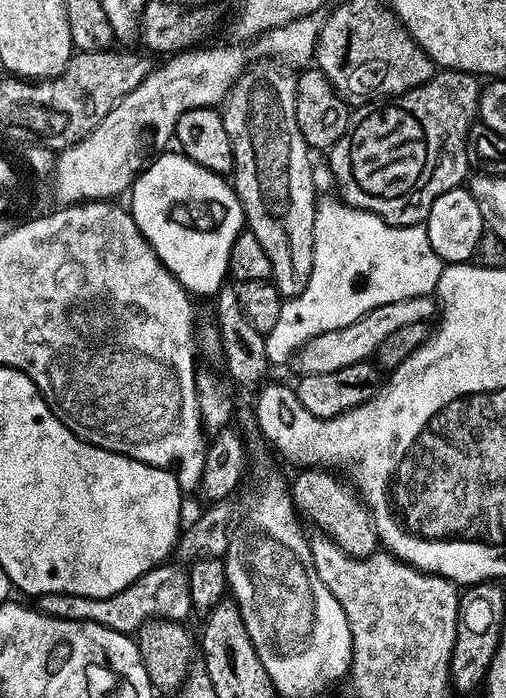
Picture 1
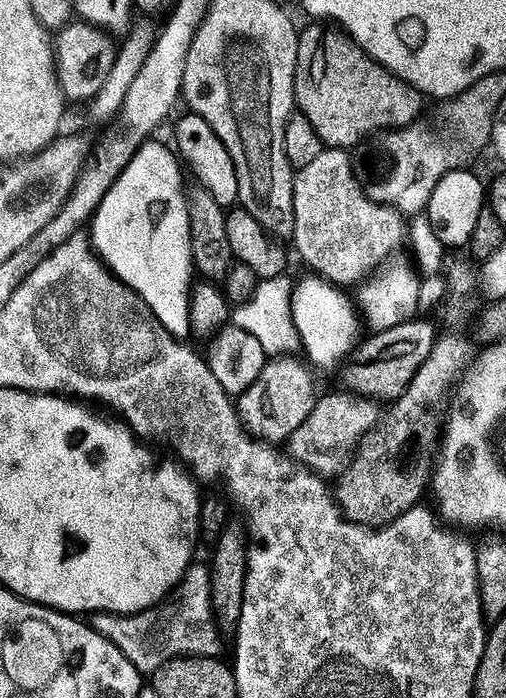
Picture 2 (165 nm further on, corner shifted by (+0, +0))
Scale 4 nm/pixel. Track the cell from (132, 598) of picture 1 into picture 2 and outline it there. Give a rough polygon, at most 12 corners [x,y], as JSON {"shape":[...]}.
{"shape":[[207,563],[153,608],[90,626],[142,674],[219,657]]}

